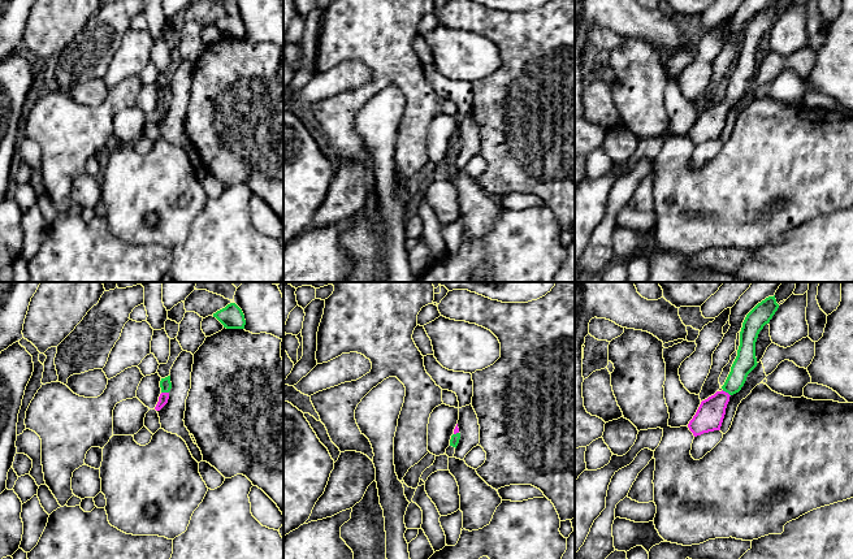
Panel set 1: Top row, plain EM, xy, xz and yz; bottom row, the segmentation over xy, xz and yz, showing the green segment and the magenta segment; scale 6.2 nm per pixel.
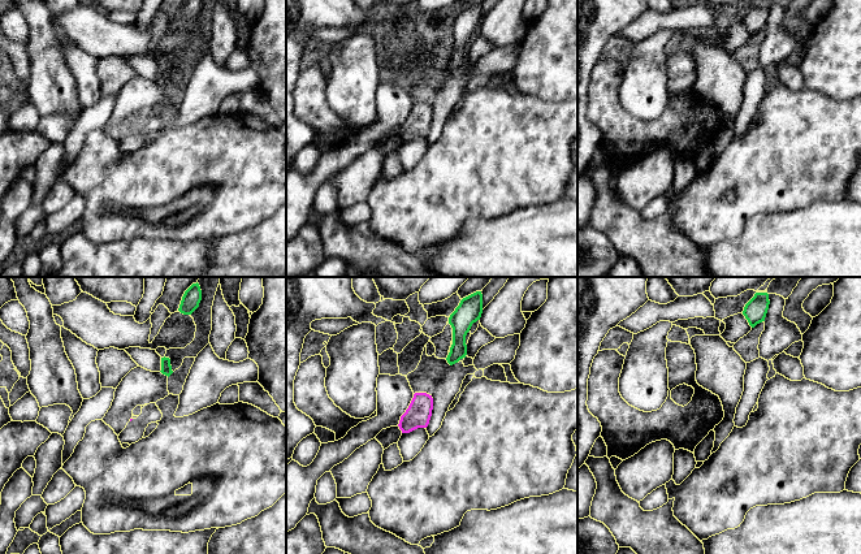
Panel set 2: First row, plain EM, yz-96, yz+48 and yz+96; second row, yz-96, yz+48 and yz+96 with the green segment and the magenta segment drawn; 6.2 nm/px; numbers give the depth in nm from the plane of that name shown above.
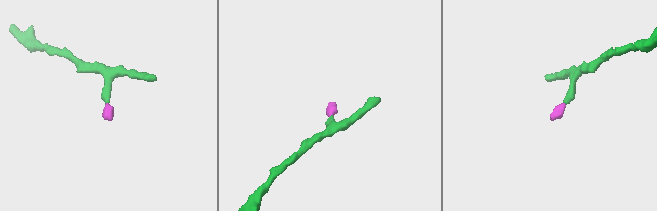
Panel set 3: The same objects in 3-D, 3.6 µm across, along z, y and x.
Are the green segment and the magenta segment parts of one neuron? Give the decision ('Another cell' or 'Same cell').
Same cell

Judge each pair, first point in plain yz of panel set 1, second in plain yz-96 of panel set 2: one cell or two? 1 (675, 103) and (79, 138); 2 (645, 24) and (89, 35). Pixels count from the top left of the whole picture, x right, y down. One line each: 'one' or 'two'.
1: two
2: one

